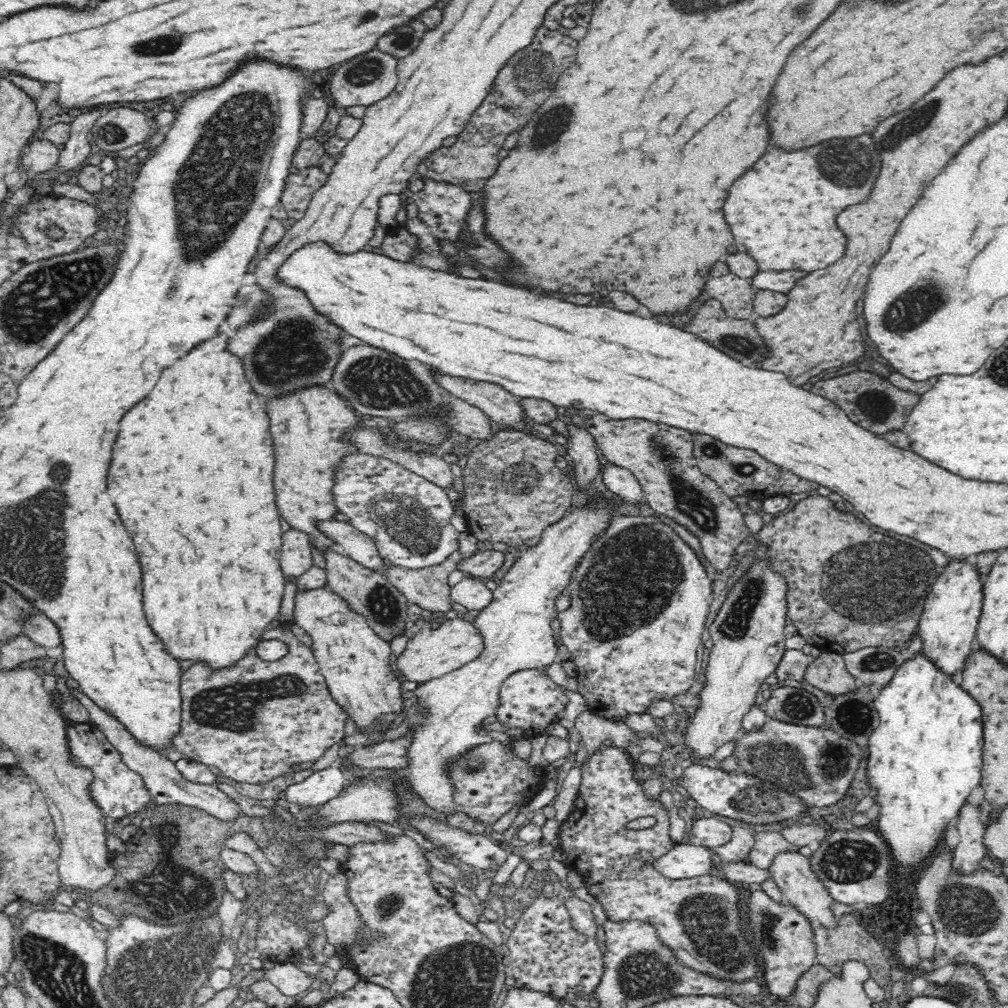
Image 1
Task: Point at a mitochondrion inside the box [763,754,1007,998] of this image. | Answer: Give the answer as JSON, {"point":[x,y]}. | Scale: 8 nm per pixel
{"point":[965,909]}

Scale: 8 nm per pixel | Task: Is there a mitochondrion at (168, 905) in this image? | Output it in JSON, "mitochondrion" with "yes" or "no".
{"mitochondrion":"yes"}

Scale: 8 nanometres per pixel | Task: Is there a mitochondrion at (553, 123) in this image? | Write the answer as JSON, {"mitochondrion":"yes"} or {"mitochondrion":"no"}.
{"mitochondrion":"yes"}

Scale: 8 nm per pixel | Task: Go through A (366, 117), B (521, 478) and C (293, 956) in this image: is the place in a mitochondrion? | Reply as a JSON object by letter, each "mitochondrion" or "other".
{"A":"other","B":"mitochondrion","C":"other"}

